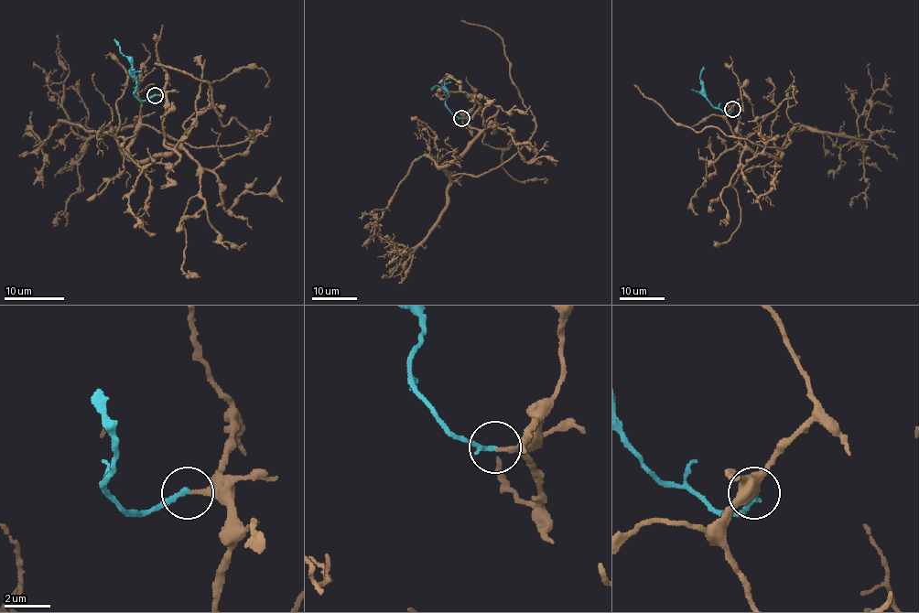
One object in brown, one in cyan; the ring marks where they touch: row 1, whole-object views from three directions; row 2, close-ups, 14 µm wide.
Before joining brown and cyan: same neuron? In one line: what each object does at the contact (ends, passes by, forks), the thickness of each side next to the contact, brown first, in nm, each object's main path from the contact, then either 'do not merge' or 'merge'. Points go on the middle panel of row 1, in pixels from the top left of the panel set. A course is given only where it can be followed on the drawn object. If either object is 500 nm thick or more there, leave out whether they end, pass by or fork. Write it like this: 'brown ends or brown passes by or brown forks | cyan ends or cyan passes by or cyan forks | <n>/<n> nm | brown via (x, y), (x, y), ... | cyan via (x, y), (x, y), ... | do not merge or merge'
brown ends | cyan ends | 220/200 nm | brown via (461, 117), (470, 112), (479, 135), (441, 166), (451, 176), (500, 166), (535, 127), (503, 41), (460, 20) | cyan via (461, 117), (455, 116), (446, 106), (448, 92), (441, 87), (435, 86), (430, 90) | merge

